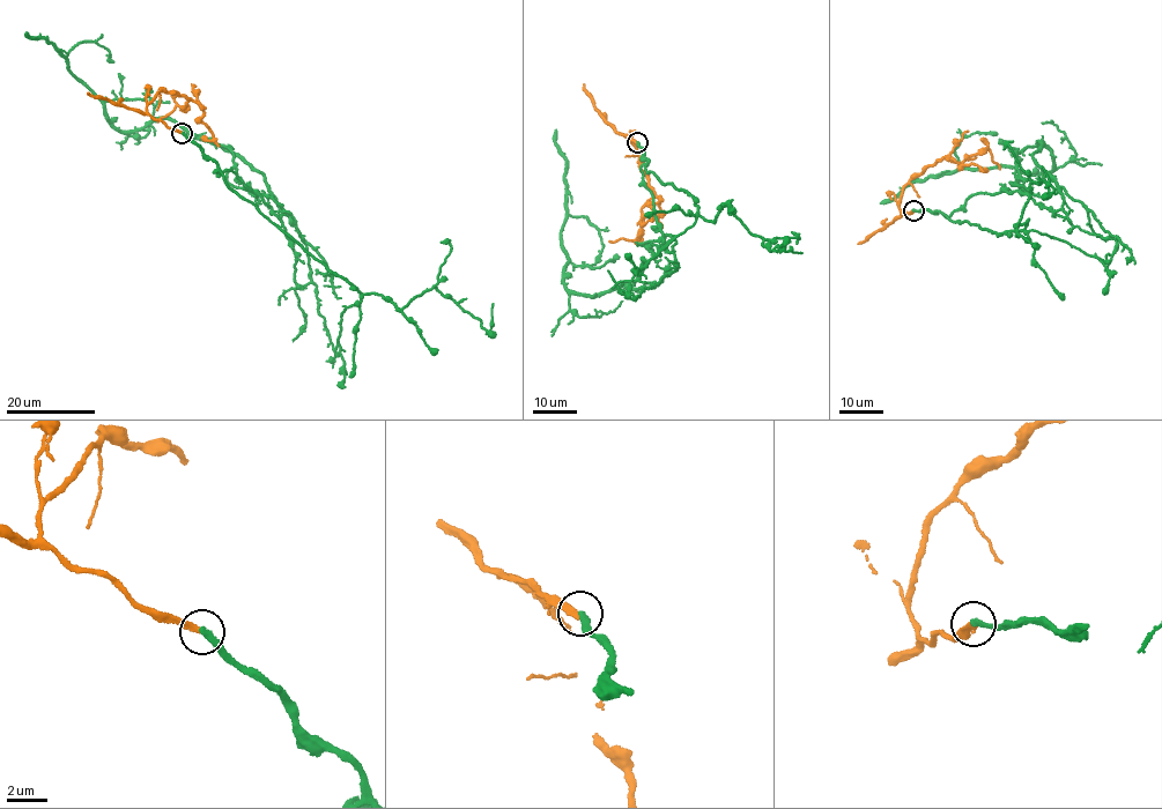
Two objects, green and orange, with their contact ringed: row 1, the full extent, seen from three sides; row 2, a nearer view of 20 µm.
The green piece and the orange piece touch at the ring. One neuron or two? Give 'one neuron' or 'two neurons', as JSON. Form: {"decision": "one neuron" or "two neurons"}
{"decision": "two neurons"}

